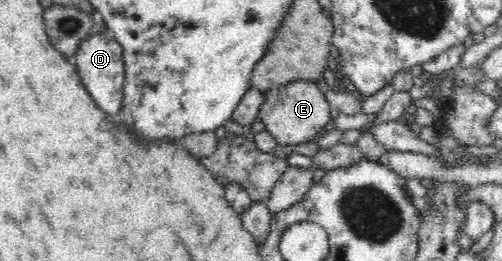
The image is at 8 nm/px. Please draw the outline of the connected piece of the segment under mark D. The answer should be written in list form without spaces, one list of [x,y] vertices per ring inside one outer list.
[[[108,31],[89,35],[82,41],[72,60],[78,67],[86,90],[94,97],[98,106],[104,108],[108,115],[120,117],[126,82],[126,61],[122,45]]]

